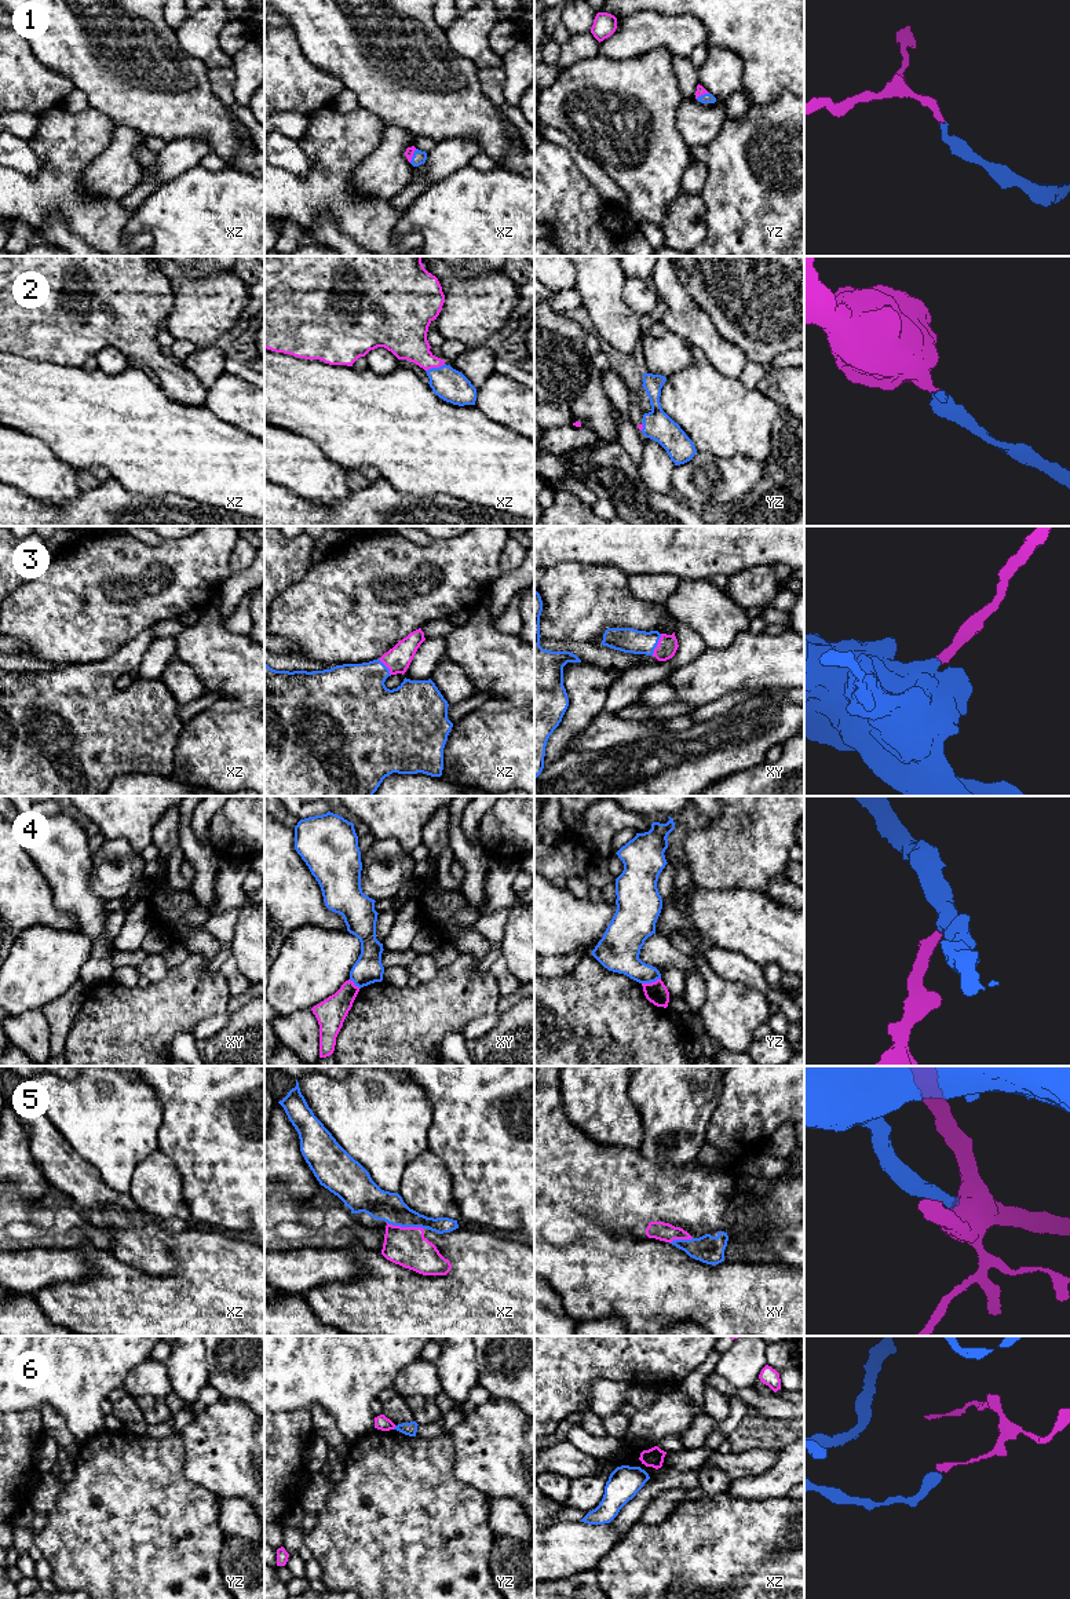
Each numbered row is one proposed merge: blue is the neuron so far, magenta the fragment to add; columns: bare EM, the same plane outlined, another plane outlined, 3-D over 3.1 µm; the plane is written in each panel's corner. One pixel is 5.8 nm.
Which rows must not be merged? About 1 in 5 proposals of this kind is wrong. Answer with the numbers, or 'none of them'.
4, 6

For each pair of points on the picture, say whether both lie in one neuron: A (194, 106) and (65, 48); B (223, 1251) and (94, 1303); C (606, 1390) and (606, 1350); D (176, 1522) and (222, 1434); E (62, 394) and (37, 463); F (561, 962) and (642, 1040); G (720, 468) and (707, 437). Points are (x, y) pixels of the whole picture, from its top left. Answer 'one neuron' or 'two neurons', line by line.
A: one neuron
B: one neuron
C: two neurons
D: two neurons
E: two neurons
F: two neurons
G: two neurons

